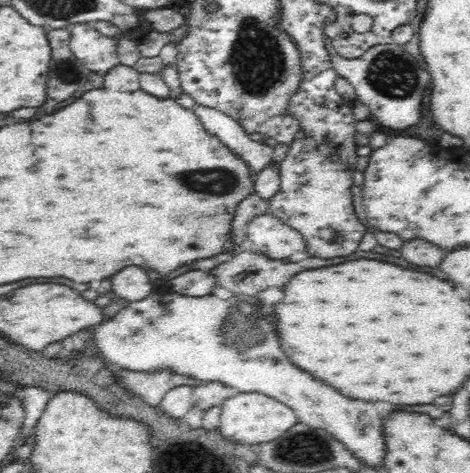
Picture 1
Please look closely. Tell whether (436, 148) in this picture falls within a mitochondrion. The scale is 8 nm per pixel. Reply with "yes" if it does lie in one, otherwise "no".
no

